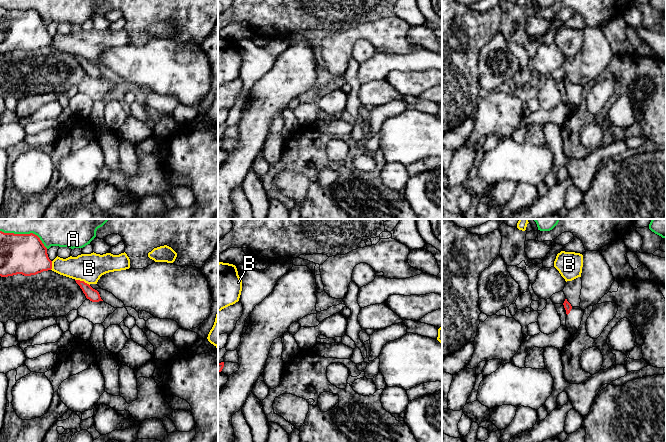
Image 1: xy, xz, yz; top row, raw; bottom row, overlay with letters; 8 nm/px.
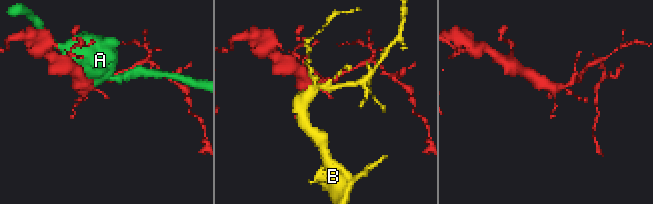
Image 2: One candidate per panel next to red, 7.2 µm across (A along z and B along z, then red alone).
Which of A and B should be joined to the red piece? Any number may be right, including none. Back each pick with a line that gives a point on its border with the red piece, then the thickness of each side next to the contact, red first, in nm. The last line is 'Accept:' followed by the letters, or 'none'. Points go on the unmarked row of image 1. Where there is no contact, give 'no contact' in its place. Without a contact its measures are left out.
Accept: none

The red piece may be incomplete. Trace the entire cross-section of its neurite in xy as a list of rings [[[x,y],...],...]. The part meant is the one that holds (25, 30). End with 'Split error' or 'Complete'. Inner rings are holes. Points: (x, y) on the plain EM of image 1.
[[[0,7],[0,52],[31,52],[52,45],[47,24],[33,10]]]. Complete

